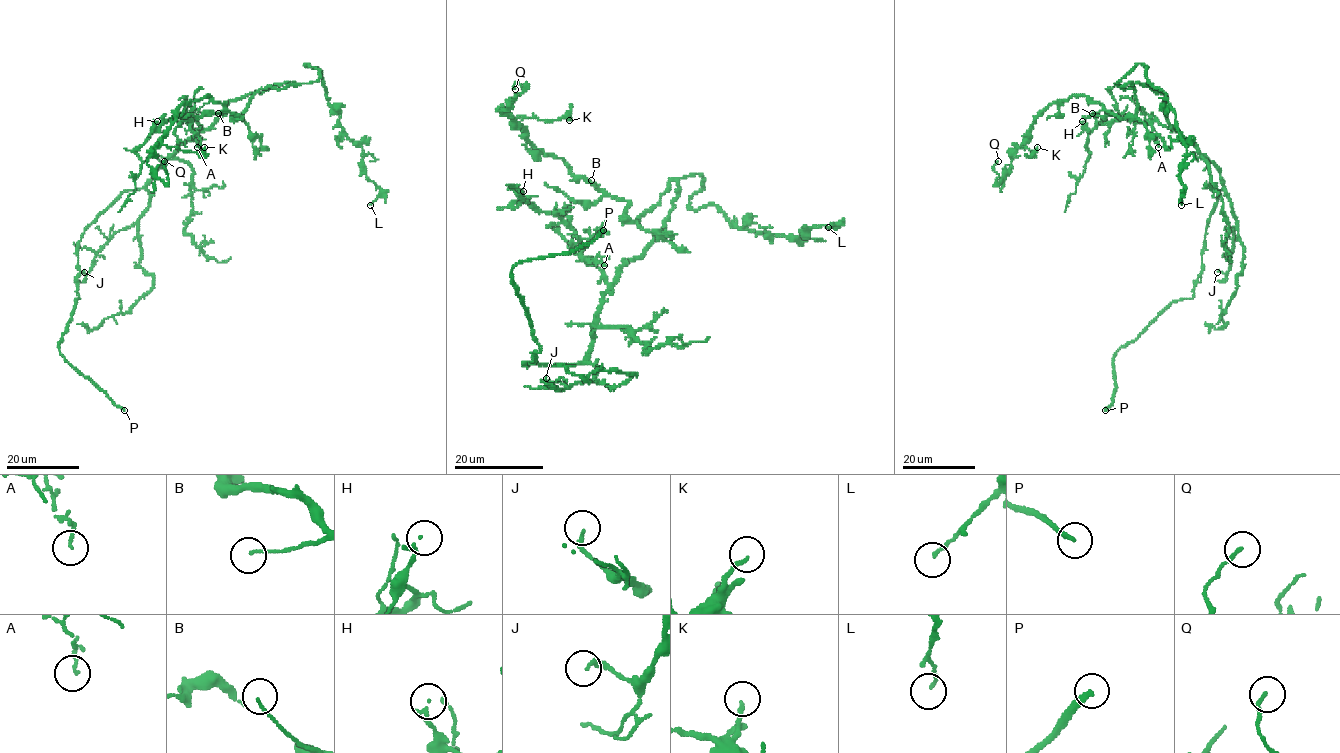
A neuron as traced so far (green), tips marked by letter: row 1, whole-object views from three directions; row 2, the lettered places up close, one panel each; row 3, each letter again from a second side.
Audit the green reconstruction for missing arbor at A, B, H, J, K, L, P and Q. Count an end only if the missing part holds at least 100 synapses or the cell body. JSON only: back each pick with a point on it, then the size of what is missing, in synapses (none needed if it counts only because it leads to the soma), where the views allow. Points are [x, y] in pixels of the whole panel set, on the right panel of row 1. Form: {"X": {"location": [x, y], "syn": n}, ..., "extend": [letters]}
{"P": {"location": [1105, 410]}, "extend": ["P"]}

